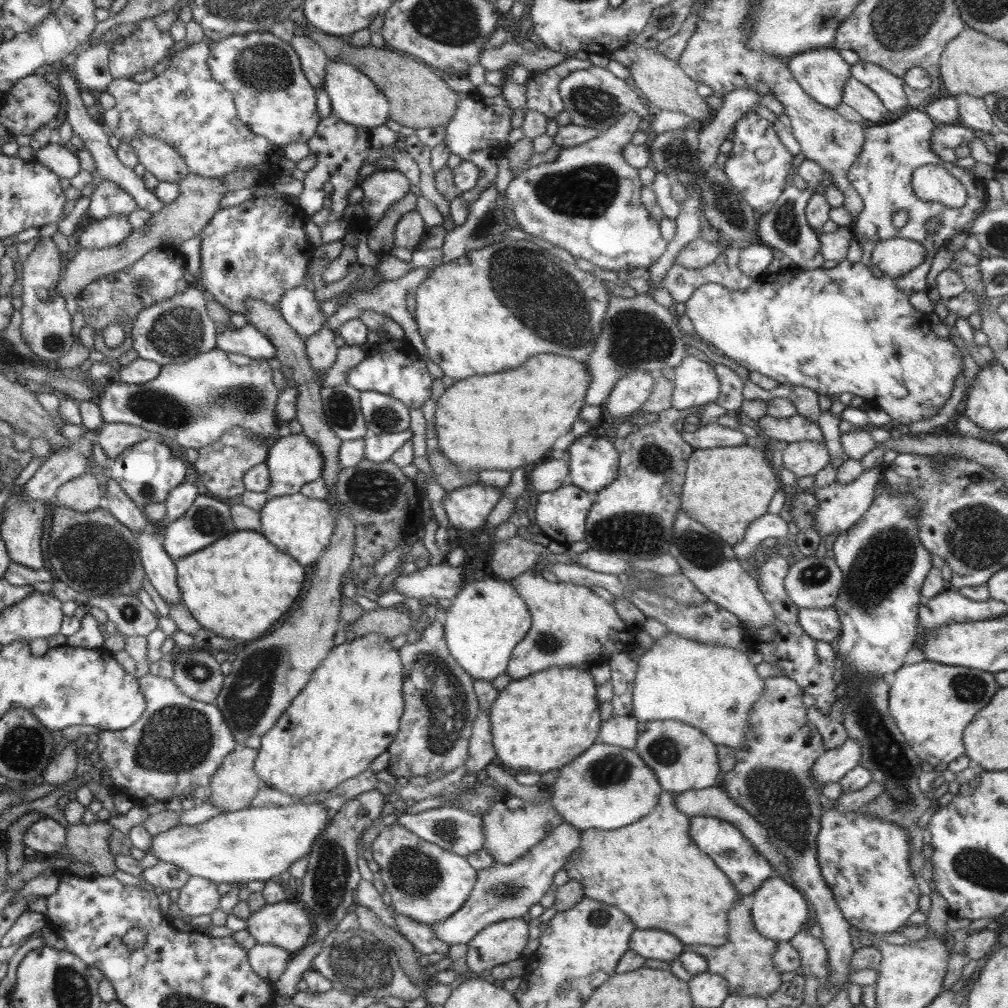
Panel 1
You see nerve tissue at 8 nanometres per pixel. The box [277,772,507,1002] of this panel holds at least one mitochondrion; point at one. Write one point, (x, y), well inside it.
(355, 961)

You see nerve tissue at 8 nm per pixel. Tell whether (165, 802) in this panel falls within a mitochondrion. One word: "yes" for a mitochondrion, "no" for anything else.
no

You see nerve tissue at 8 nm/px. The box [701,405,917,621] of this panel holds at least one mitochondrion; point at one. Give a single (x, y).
(813, 574)

